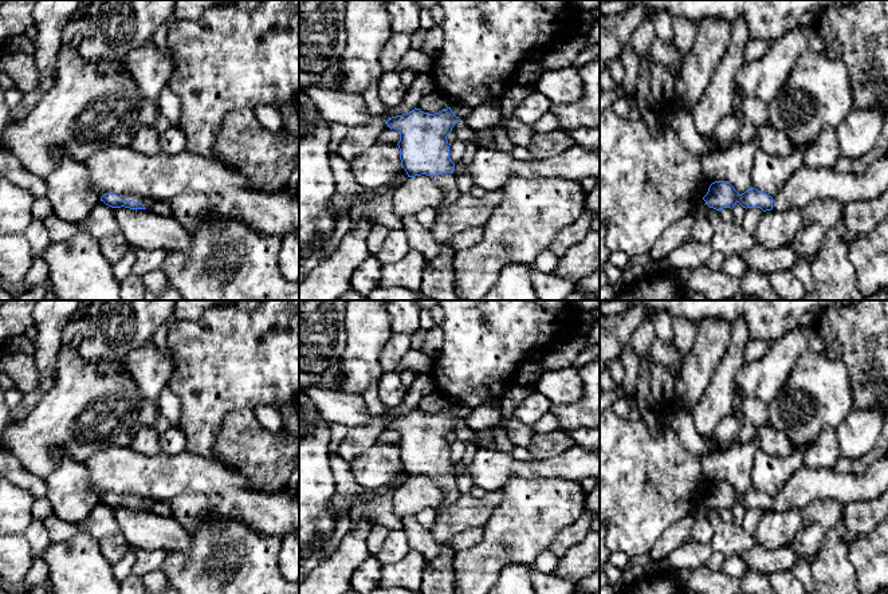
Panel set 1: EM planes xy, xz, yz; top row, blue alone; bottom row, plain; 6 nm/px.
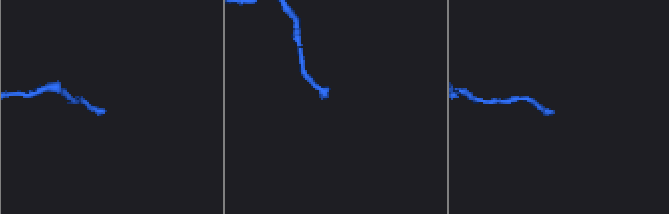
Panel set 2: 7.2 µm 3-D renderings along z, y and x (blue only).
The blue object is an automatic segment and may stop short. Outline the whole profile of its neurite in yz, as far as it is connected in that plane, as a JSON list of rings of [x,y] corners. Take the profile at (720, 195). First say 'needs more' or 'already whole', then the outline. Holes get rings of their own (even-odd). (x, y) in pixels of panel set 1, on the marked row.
needs more | [[[888,156],[876,160],[868,166],[863,174],[838,173],[833,168],[808,168],[802,165],[775,194],[769,196],[755,188],[747,189],[739,194],[727,181],[715,181],[710,185],[707,194],[703,197],[710,208],[716,211],[723,208],[734,208],[739,202],[743,208],[761,208],[766,211],[789,211],[791,208],[802,208],[814,200],[833,198],[842,205],[850,201],[877,198],[888,188]]]

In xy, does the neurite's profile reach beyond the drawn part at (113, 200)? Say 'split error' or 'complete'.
split error

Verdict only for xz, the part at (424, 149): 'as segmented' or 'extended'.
extended

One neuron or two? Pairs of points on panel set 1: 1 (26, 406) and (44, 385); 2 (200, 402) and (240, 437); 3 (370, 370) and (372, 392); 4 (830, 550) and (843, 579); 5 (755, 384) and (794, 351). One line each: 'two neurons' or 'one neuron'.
1: one neuron
2: two neurons
3: two neurons
4: one neuron
5: one neuron

